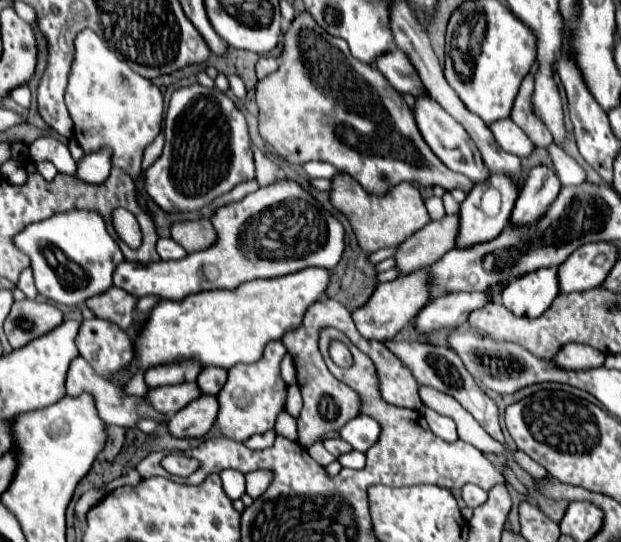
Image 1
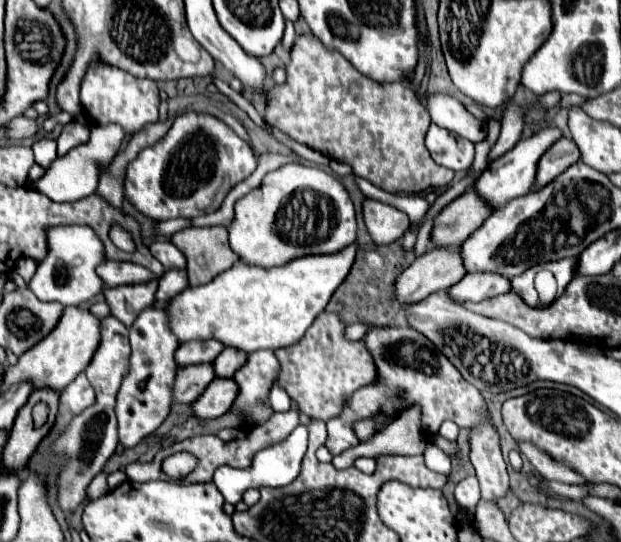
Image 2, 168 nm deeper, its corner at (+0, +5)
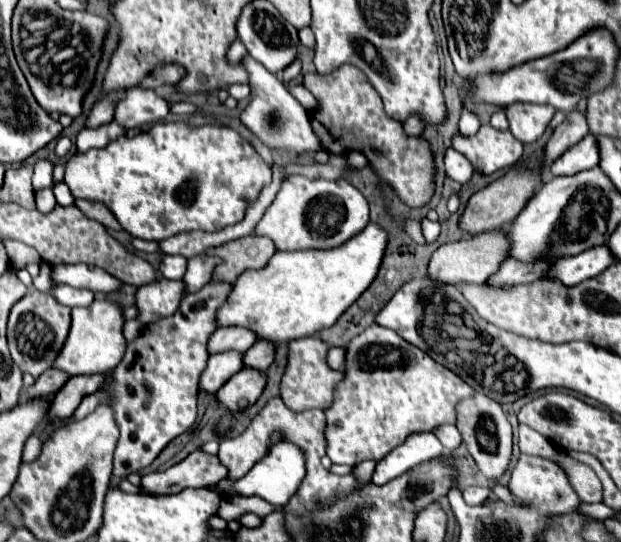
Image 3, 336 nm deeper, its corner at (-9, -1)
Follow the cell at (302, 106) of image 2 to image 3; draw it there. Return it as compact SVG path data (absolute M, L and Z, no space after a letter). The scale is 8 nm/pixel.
M342 65L328 75L306 73L302 77L302 85L318 101L318 107L310 111L310 123L322 147L330 155L346 155L350 151L364 153L372 171L388 183L408 207L422 207L432 199L438 167L430 143L422 135L406 135L404 123L384 113L380 95L372 89L360 69Z

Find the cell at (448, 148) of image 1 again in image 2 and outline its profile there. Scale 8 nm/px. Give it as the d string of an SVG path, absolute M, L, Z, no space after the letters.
M433 123L427 131L427 149L435 163L455 173L471 169L473 153L475 153L473 143L467 143L467 139L459 139L457 135L443 131L441 127L435 127Z

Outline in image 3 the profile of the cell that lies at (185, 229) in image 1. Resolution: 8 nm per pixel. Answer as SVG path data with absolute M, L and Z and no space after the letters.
M242 237L236 241L228 241L228 245L218 245L216 249L208 249L206 255L214 255L222 259L222 265L216 265L212 271L212 281L216 283L234 283L236 277L246 269L262 269L268 259L276 253L274 243L266 237Z

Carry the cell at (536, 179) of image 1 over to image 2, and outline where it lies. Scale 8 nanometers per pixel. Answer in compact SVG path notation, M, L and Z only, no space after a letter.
M559 139L539 161L539 169L537 169L537 185L535 187L543 187L547 183L551 183L551 179L555 179L557 175L561 175L567 167L571 167L575 161L579 161L581 153L579 147L575 145L573 139Z

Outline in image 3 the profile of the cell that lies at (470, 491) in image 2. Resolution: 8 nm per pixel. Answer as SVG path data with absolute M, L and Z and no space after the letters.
M468 487L468 489L462 491L462 495L464 495L464 501L468 505L480 505L480 503L486 501L486 497L490 495L490 491L484 489L484 487Z

